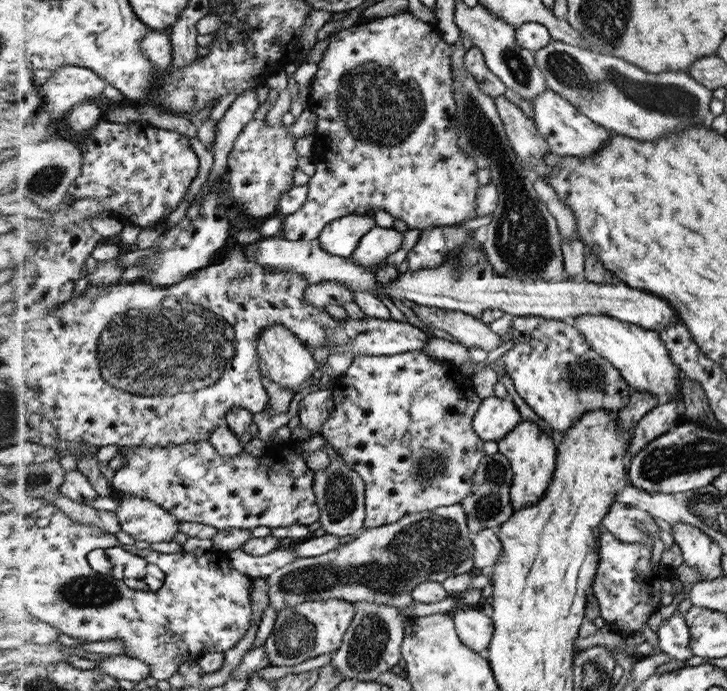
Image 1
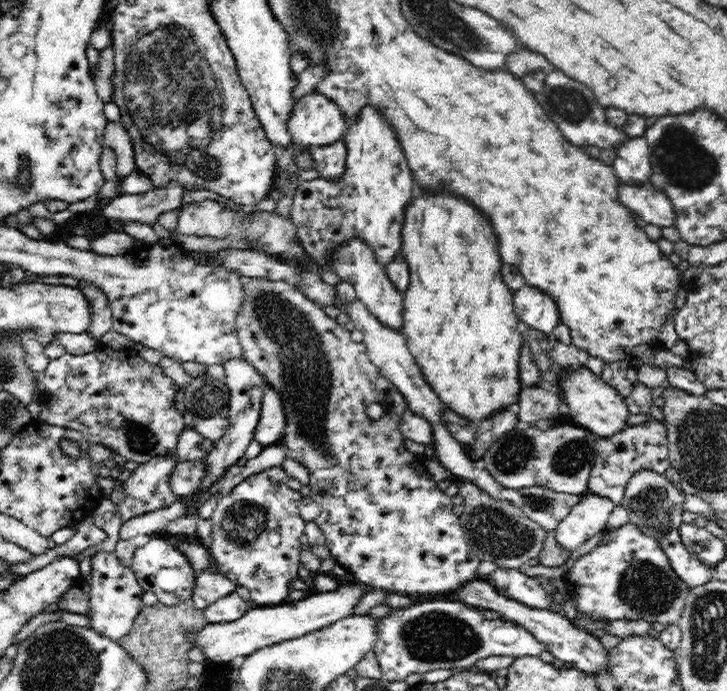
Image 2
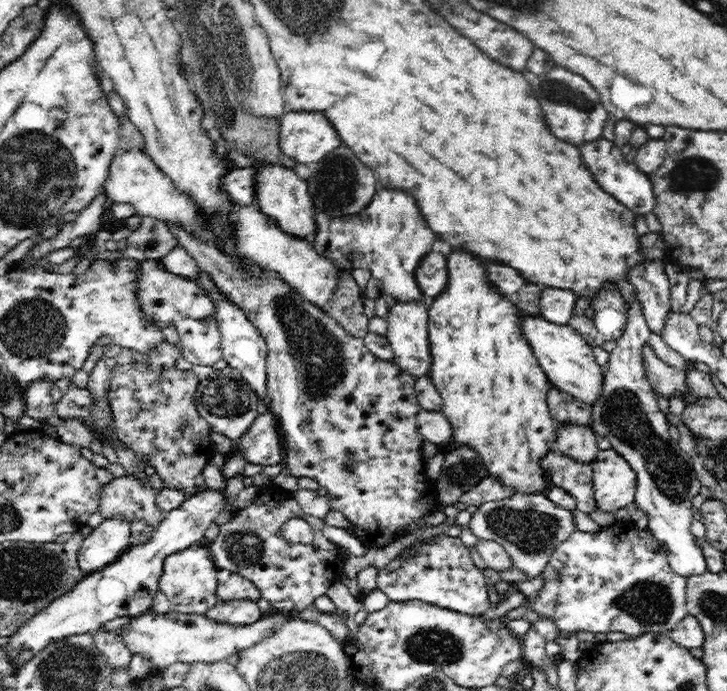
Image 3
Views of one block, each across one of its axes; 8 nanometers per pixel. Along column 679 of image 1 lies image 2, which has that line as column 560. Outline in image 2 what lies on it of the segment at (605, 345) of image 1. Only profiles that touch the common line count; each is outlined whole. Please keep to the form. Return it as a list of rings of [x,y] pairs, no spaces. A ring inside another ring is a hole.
[[[576,367],[576,370],[561,371],[560,395],[565,404],[569,421],[577,426],[588,429],[596,438],[610,438],[617,432],[623,431],[629,425],[626,419],[630,415],[624,397],[604,383],[598,374],[593,374],[585,367]]]

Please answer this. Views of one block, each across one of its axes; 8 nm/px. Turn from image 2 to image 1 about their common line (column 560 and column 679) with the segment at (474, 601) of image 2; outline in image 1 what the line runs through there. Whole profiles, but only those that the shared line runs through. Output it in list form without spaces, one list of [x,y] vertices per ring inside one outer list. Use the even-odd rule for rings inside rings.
[[[681,613],[664,621],[658,627],[657,636],[658,651],[668,654],[670,658],[686,661],[694,655],[690,647],[690,627]]]

